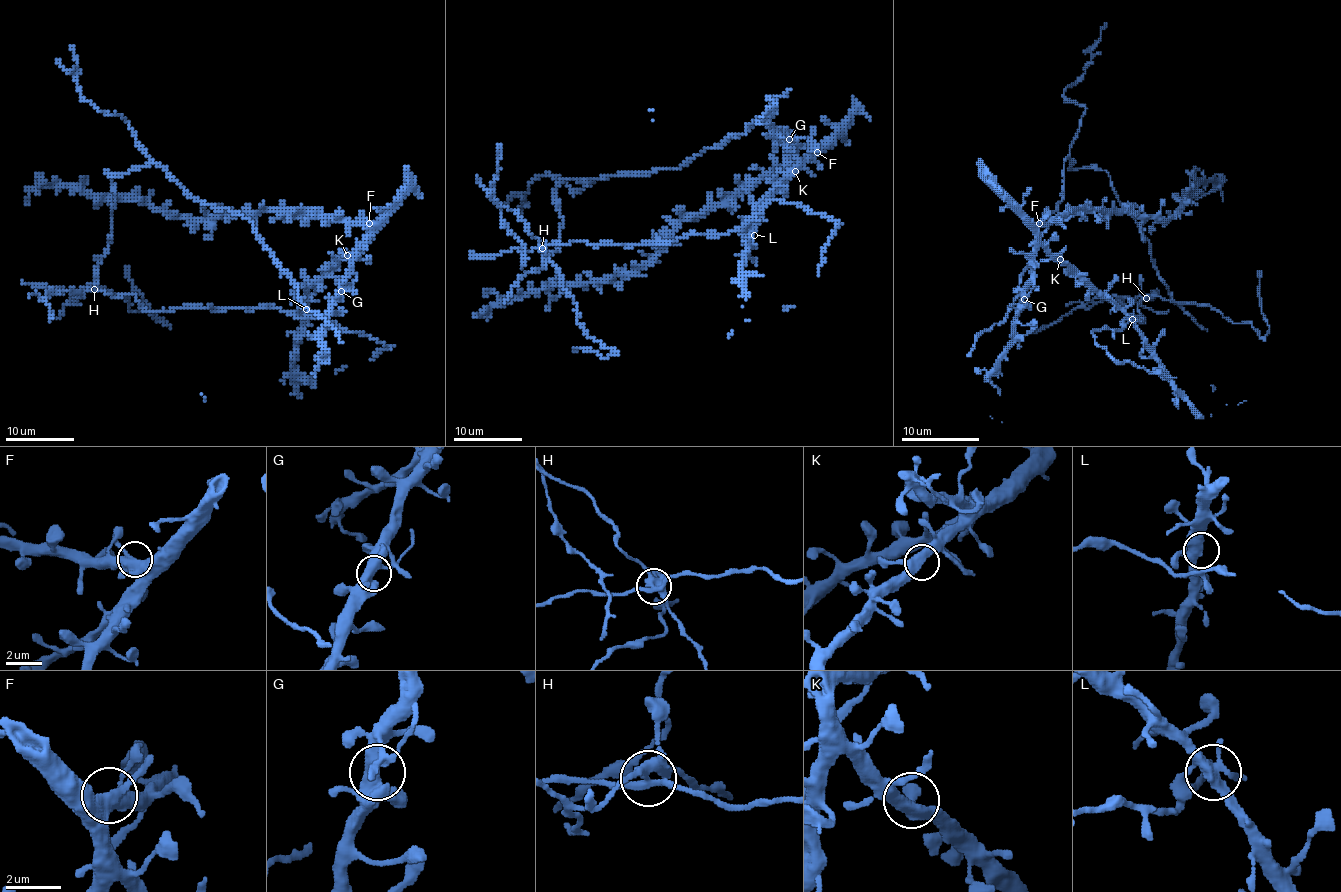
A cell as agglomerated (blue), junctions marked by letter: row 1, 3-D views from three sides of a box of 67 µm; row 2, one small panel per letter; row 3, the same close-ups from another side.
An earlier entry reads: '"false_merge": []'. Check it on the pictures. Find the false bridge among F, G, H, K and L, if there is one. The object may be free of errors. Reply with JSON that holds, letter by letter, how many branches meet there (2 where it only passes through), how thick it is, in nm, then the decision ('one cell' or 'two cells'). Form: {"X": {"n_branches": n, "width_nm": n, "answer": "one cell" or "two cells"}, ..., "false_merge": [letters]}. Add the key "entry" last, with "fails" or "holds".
{"F": {"n_branches": 4, "width_nm": 460, "answer": "one cell"}, "G": {"n_branches": 3, "width_nm": 440, "answer": "one cell"}, "H": {"n_branches": 5, "width_nm": 360, "answer": "two cells"}, "K": {"n_branches": 3, "width_nm": 400, "answer": "one cell"}, "L": {"n_branches": 5, "width_nm": 400, "answer": "one cell"}, "false_merge": ["H"], "entry": "fails"}

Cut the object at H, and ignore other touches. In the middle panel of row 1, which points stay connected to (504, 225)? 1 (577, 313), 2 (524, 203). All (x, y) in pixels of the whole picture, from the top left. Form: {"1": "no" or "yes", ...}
{"1": "yes", "2": "no"}

